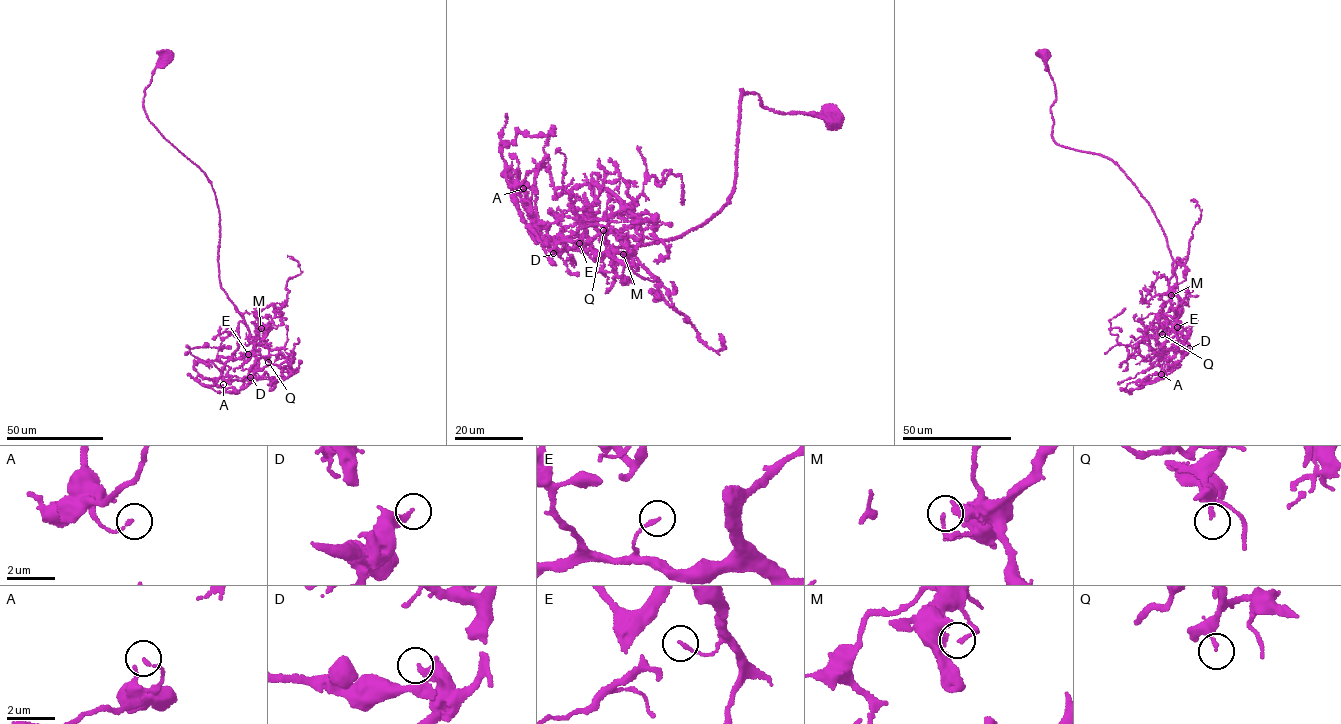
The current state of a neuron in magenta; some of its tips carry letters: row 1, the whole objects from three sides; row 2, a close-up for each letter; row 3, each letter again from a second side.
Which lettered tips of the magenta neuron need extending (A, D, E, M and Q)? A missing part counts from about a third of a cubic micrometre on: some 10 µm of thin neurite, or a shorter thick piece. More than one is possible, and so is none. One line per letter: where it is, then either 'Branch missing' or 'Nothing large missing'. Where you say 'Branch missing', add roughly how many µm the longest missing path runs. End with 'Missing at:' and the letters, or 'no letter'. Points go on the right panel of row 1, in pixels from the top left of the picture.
A: Place: (1161, 374). Nothing large missing
D: Place: (1189, 348). Nothing large missing
E: Place: (1177, 327). Nothing large missing
M: Place: (1171, 295). Nothing large missing
Q: Place: (1162, 334). Nothing large missing
Missing at: no letter

